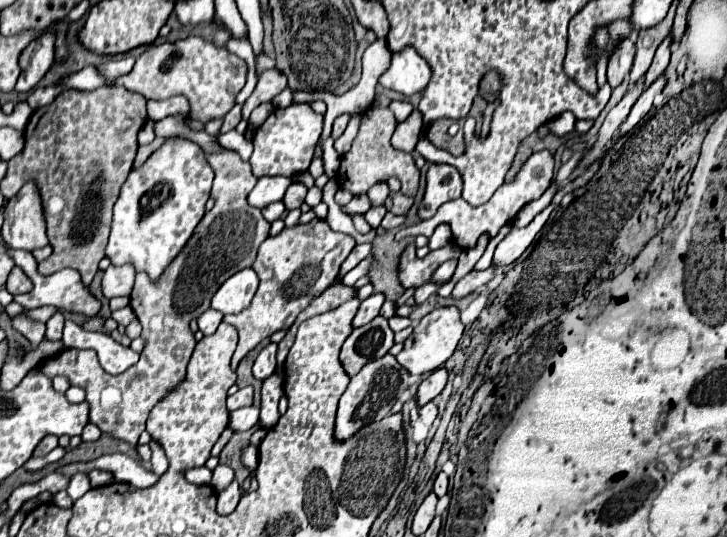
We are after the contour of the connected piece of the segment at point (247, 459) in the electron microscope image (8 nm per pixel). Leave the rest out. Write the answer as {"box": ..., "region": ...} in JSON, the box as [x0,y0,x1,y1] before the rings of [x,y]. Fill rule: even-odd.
{"box":[242,446,258,470],"region":[[[248,446],[242,454],[242,462],[244,466],[248,466],[250,470],[254,470],[258,466],[258,448],[256,446]]]}

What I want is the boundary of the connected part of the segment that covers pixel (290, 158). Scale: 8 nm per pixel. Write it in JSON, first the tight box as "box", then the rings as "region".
{"box":[250,104,322,178],"region":[[[290,104],[286,108],[276,108],[266,122],[254,134],[254,152],[250,166],[256,178],[260,176],[296,176],[304,172],[314,154],[314,146],[322,134],[322,114],[316,114],[310,104]]]}

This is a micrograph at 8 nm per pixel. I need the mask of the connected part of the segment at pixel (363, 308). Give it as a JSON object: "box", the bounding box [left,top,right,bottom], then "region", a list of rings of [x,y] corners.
{"box":[354,292,384,326],"region":[[[374,292],[370,298],[366,298],[358,308],[358,314],[354,318],[354,326],[362,326],[362,324],[370,322],[374,316],[378,316],[382,304],[384,304],[384,294],[382,292]]]}

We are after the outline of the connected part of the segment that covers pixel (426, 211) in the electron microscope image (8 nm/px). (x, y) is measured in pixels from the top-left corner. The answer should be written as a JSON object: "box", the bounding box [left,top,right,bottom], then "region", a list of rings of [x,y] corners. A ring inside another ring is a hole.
{"box":[420,164,462,218],"region":[[[432,164],[426,174],[426,194],[420,204],[420,218],[432,218],[432,214],[448,200],[462,196],[462,176],[458,168],[450,164]]]}

